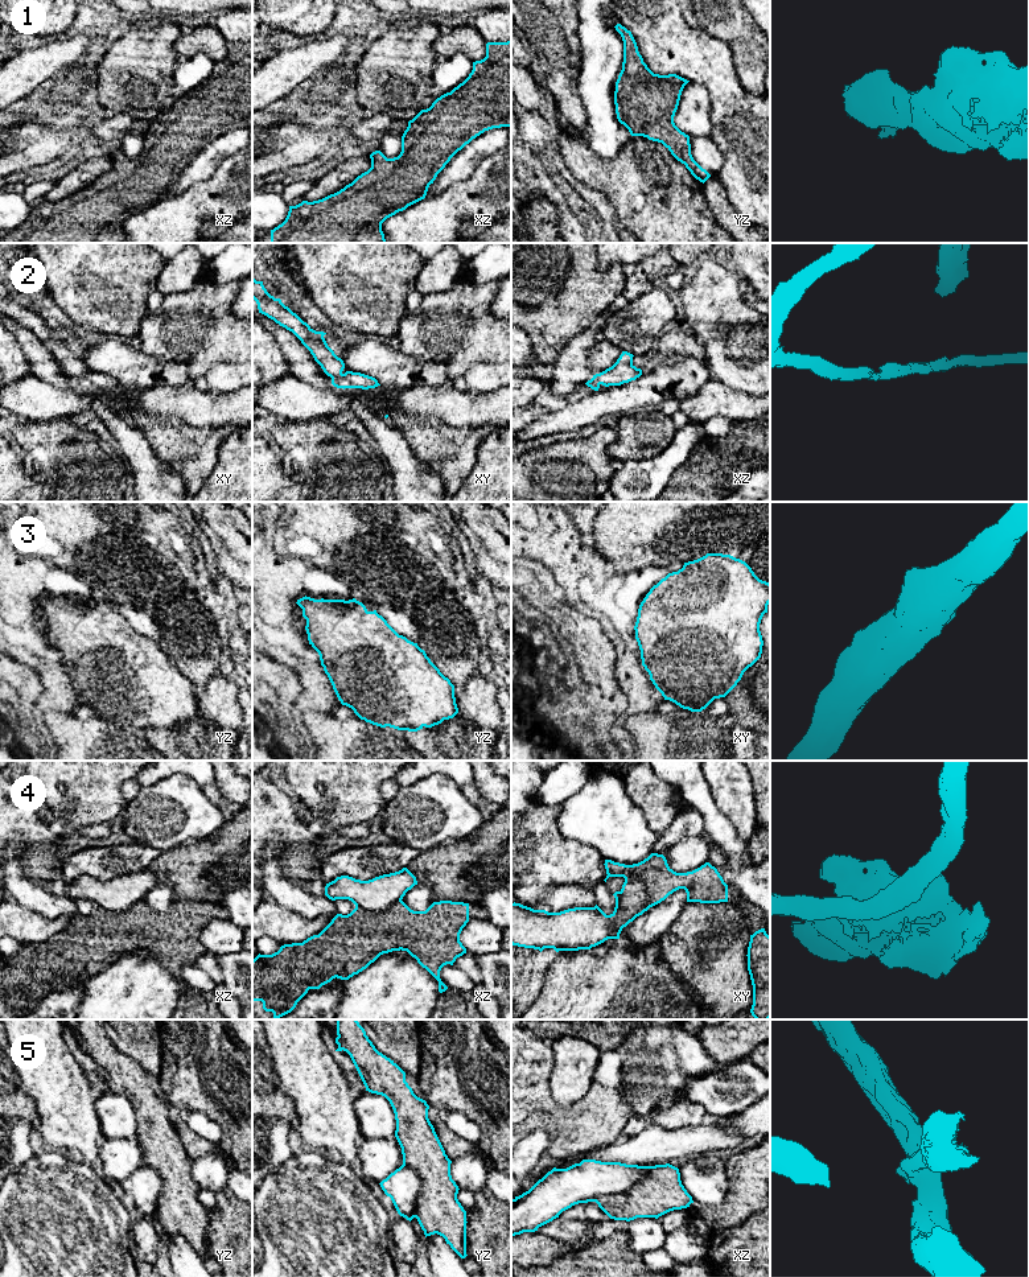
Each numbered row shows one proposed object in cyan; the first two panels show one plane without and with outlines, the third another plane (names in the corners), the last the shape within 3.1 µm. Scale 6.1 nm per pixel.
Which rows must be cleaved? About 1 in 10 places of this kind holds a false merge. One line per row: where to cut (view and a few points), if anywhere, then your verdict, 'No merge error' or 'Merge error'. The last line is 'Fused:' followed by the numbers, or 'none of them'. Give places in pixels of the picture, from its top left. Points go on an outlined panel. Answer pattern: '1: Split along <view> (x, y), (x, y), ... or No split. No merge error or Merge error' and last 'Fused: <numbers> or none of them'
1: No split. No merge error
2: No split. No merge error
3: No split. No merge error
4: Split along xz (400, 899), (383, 910), (355, 907). Merge error
5: Split along xz (653, 1166), (634, 1185), (621, 1191), (599, 1195), (593, 1201). Merge error
Fused: 4, 5

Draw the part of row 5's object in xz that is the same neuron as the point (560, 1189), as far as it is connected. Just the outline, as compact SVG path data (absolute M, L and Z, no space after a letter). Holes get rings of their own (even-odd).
M583 1159L567 1169L553 1167L528 1191L511 1199L511 1237L523 1232L535 1232L539 1227L579 1203L594 1202L598 1196L622 1192L641 1182L653 1166L626 1165Z

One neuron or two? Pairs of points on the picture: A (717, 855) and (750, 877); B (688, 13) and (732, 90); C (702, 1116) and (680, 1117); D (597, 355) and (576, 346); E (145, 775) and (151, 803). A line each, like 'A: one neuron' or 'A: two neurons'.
A: one neuron
B: two neurons
C: one neuron
D: two neurons
E: two neurons

